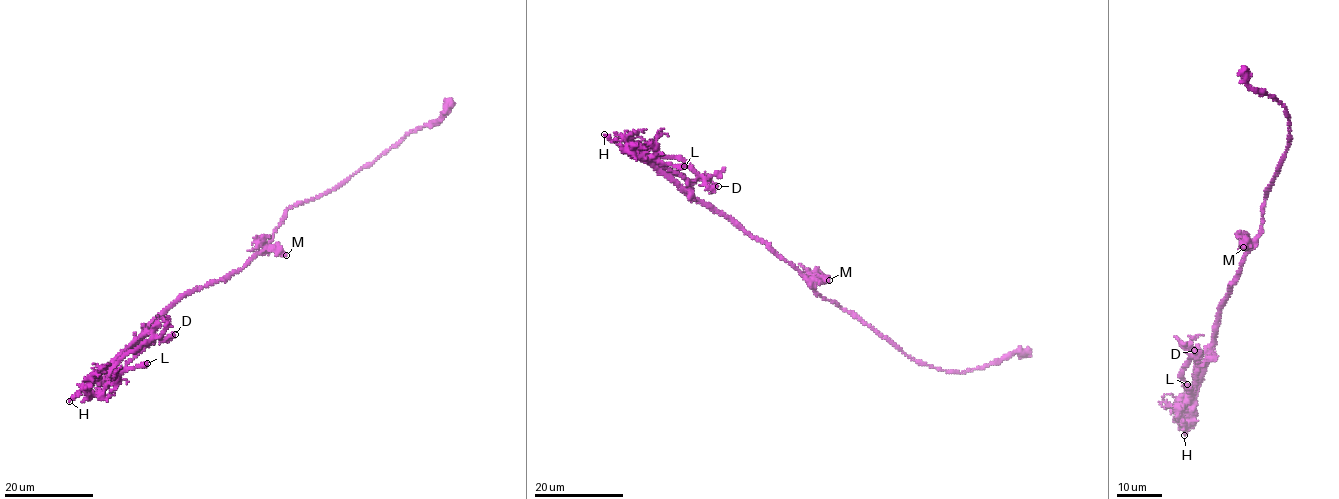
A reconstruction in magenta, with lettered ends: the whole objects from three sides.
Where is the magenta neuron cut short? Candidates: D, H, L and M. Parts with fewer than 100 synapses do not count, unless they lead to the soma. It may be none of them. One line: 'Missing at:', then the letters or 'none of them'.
Missing at: H

